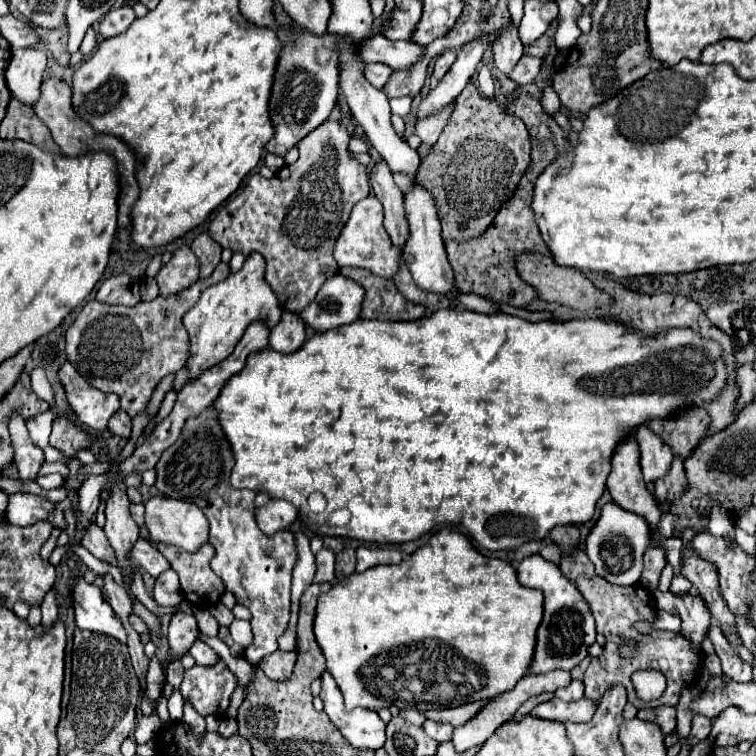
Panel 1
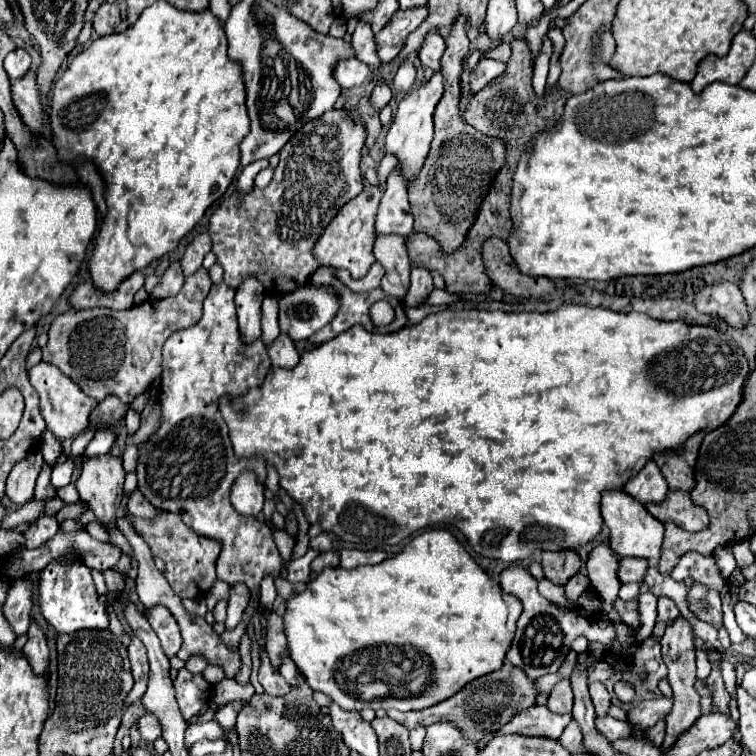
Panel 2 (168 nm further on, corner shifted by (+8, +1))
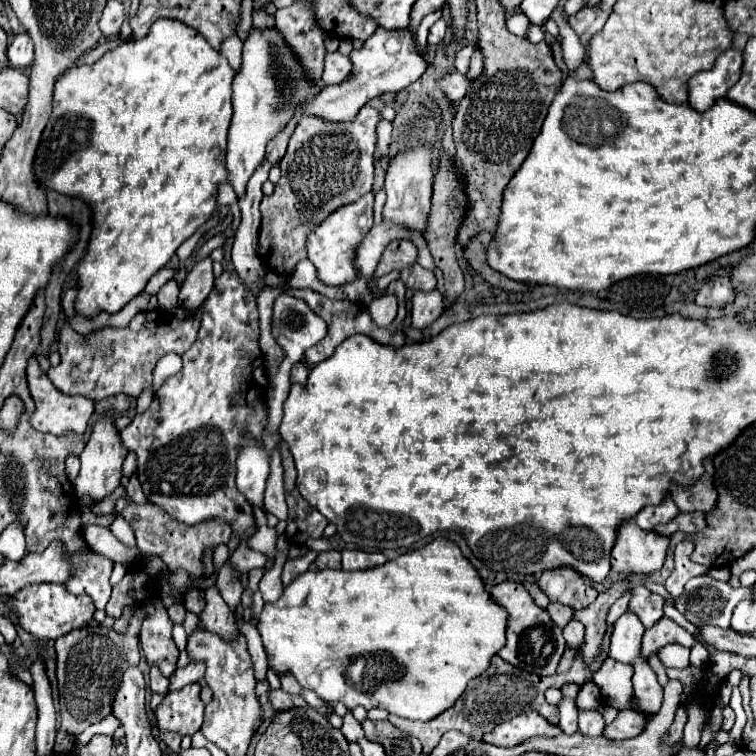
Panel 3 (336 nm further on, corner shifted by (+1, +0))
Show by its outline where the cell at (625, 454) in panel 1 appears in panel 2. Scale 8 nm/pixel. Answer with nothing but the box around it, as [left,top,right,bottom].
[602,490,664,560]

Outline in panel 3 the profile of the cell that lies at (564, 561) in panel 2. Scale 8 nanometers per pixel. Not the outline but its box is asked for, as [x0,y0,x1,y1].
[539,567,599,609]

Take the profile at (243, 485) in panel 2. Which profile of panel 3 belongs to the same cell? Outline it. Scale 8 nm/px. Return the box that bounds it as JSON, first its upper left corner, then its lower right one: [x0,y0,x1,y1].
[237,441,269,507]

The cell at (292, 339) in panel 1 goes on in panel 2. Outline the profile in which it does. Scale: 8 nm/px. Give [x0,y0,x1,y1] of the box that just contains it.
[268,334,300,368]

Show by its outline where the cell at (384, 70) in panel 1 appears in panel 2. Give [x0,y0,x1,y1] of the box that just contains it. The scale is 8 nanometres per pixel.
[334,58,370,88]

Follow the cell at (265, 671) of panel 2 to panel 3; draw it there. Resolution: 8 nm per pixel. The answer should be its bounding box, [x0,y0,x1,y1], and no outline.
[269,689,307,711]

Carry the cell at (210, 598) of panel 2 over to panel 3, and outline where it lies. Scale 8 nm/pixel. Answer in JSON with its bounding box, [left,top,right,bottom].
[199,585,239,639]

